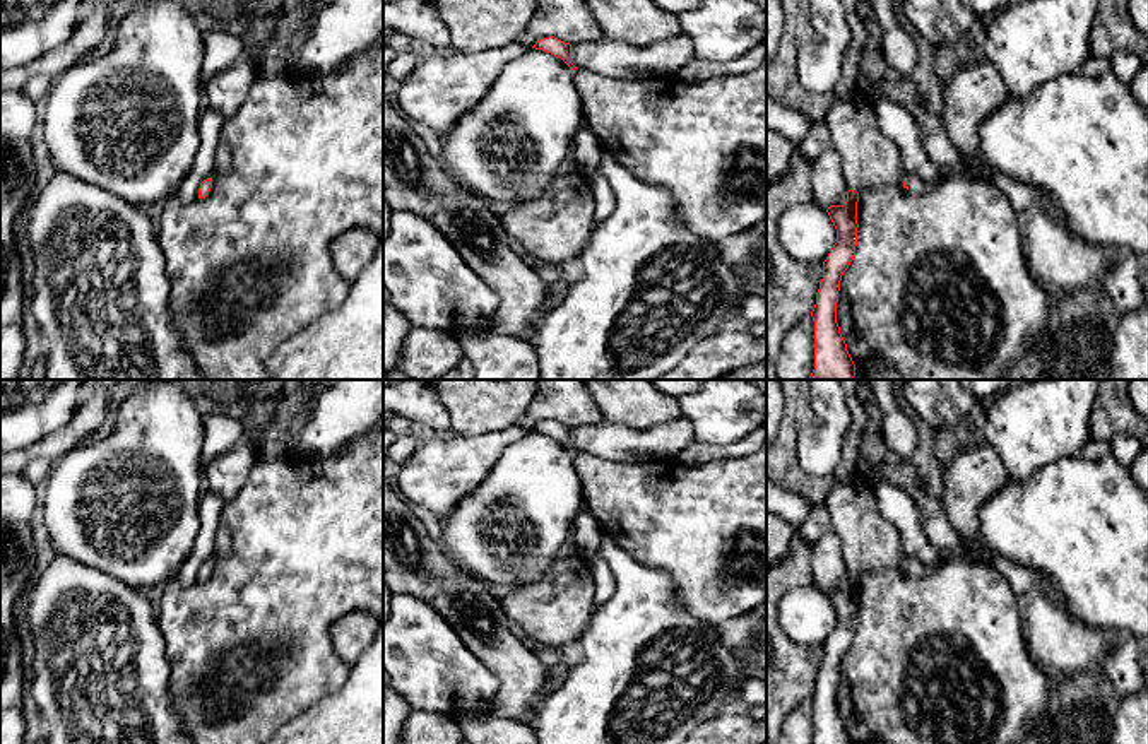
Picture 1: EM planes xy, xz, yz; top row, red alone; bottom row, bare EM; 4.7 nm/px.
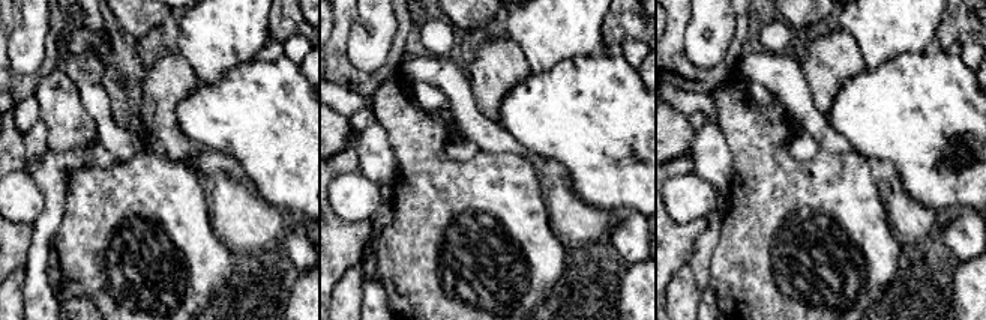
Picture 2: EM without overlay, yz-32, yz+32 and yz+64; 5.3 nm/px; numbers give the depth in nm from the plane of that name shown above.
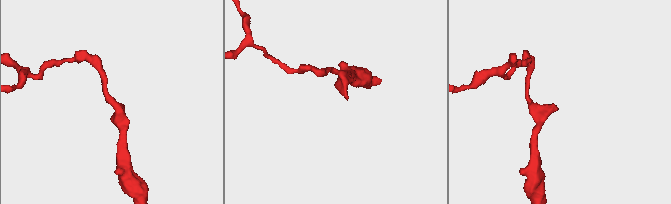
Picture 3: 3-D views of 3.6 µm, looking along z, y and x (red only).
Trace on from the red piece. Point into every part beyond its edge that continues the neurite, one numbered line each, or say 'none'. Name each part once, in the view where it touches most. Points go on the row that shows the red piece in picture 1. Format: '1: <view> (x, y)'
1: yz (916, 185)

